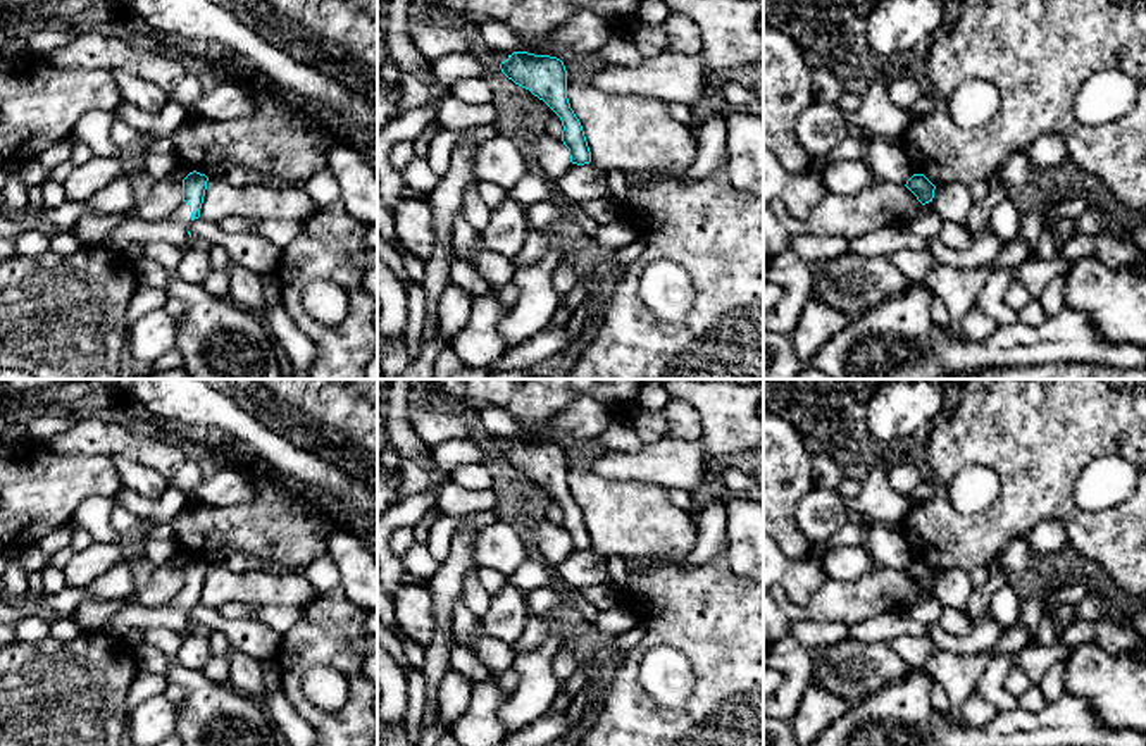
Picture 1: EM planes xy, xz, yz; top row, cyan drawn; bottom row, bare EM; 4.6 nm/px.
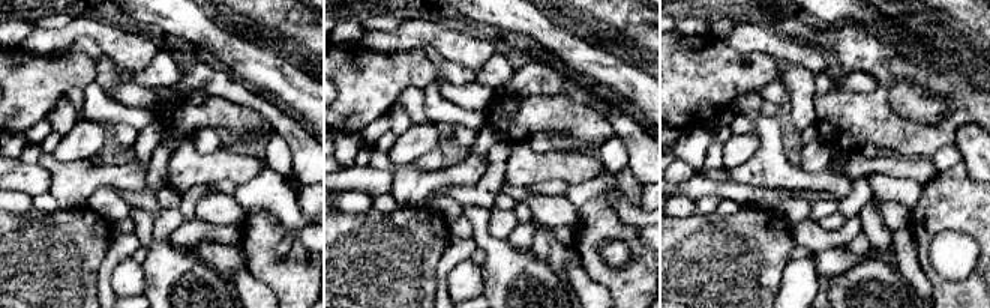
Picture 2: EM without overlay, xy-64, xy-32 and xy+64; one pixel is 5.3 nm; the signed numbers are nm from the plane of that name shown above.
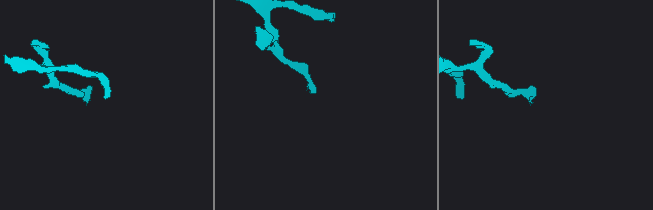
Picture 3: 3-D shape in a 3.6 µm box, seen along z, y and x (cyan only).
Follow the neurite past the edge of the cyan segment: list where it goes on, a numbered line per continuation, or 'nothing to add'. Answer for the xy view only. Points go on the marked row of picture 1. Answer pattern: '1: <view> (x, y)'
1: xy (173, 230)

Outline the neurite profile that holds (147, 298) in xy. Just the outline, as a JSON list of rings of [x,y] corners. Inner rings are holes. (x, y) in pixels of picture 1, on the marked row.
[[[140,284],[126,310],[126,326],[129,327],[146,312],[162,308],[167,298],[167,289]]]

